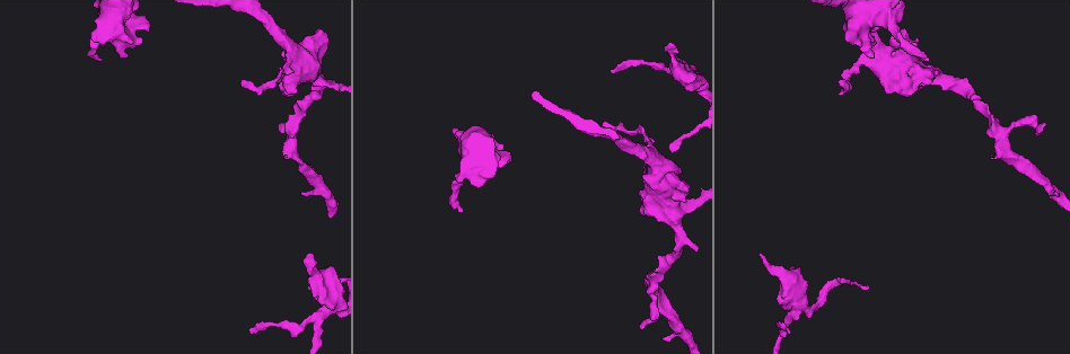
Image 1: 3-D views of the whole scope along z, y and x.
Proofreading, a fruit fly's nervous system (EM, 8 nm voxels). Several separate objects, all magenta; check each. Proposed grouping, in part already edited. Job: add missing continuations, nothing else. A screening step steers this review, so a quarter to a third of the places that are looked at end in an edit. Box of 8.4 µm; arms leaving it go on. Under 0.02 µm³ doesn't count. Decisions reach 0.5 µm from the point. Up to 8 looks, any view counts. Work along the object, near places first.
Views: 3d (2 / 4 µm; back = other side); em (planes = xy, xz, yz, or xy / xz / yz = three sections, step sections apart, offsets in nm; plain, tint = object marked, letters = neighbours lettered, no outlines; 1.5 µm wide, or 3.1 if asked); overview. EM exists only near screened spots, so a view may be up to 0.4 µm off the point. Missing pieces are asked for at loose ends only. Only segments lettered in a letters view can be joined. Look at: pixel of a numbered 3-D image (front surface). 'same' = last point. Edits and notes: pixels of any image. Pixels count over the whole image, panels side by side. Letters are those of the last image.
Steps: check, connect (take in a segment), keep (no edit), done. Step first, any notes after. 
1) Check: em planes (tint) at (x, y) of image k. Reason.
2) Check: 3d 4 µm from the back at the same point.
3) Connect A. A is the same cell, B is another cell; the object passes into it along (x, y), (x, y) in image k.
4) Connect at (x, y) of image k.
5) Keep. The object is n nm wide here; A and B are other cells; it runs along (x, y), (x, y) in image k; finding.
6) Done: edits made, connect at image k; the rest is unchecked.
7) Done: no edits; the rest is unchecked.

Check: 3d 4 µm at (681, 185) of image 1. Free end.

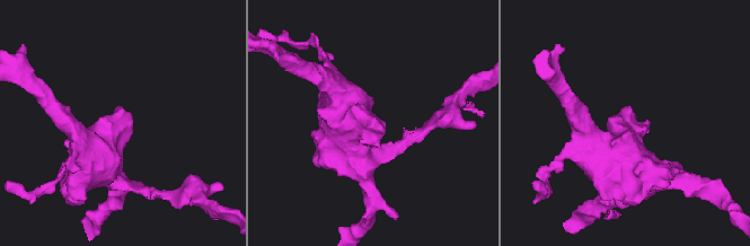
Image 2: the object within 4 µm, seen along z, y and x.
Check: em yz step 8 (tint) at (626, 109) of image 2.

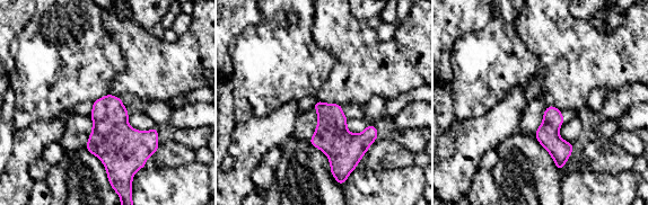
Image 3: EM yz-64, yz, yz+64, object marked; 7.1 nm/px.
Check: em planes (letters) at the same point.

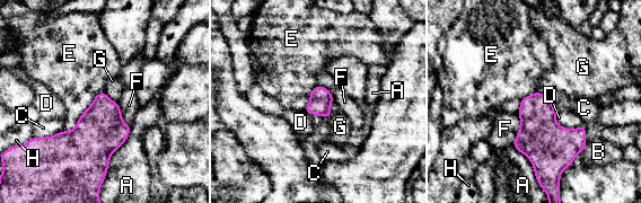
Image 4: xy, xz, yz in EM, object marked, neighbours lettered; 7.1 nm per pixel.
Keep. The longest contact is with A, 440 nm; A, B, C, D, E, F, G and H are other cells; a border runs along (103, 90), (77, 124), (63, 131) in image 4; none of them fits.

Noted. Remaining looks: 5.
Check: em xz step 4 (letters) at (280, 127) of image 1. Thin end.

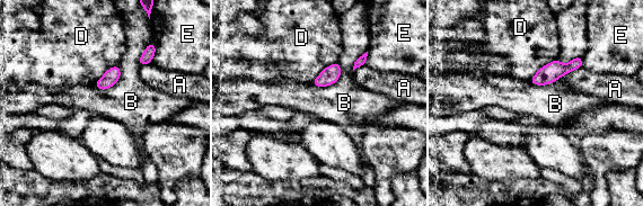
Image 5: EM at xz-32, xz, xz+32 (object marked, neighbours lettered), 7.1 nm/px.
Check: em planes (letters) at the same point. Another direction.

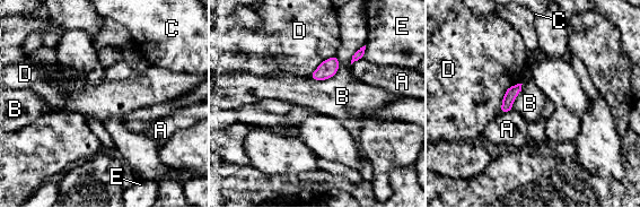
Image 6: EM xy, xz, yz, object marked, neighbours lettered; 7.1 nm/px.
Keep. The object is 90 nm wide here; A, B, C, D and E are other cells; a border runs along (522, 83), (506, 90), (499, 112) in image 6; no lettered segment goes on from it.

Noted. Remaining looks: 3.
Check: em planes (tint) at (758, 254) of image 1. Free end.

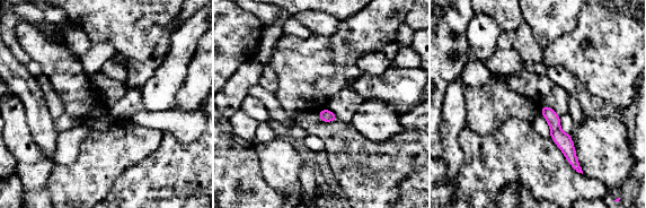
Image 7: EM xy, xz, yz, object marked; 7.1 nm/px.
Check: em planes (letters) at the same point. See the neighbours.

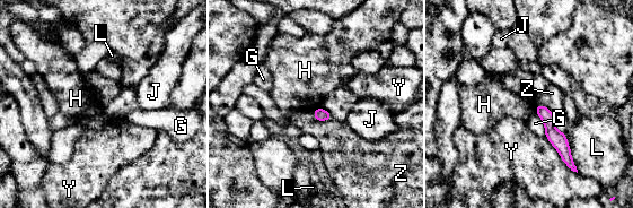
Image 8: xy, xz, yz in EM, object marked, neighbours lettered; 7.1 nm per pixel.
Keep. G, H, J, L, Y and Z are other cells; a border runs along (319, 106), (313, 111) in image 8; none of them fits.

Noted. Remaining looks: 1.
Done: no edits; the rest is unchecked.

